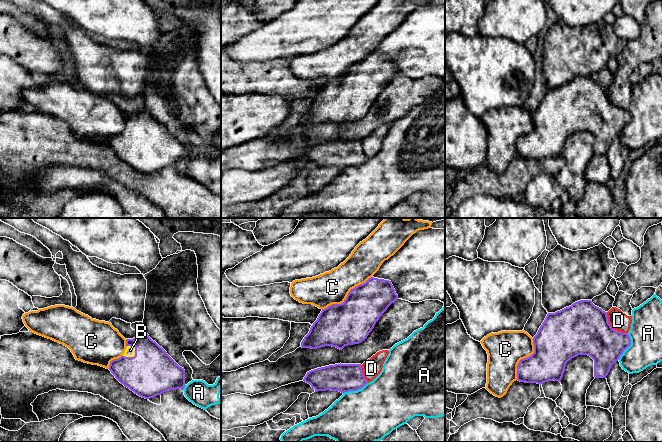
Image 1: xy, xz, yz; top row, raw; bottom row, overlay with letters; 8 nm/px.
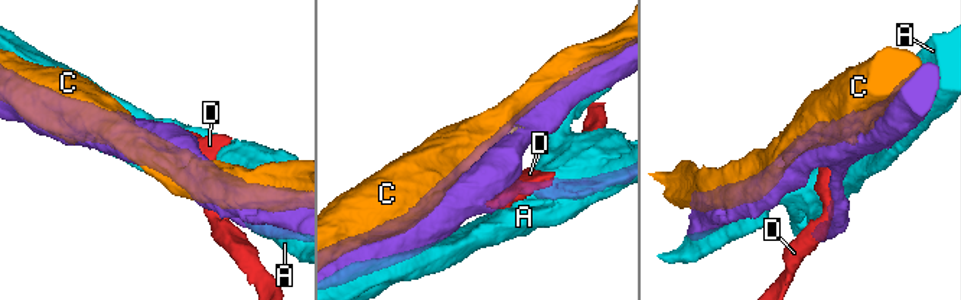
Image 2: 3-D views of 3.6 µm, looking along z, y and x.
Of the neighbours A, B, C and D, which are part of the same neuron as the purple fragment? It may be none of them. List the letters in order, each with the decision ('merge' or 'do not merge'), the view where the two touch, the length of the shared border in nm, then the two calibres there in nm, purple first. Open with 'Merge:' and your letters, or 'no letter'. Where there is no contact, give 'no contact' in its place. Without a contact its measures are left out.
Merge: B
A: do not merge; contact in yz; length 240 nm; calibres 300 and 260 nm
B: merge; contact in xy; length 130 nm; calibres 380 and 80 nm
C: do not merge; contact in xz; length 480 nm; calibres 340 and 260 nm
D: do not merge; contact in yz; length 240 nm; calibres 420 and 150 nm

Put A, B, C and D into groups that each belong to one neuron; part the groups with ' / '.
A / B / C / D

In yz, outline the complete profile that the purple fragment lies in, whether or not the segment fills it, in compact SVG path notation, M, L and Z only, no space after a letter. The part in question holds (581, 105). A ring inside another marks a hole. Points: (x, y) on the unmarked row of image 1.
M580 76L555 89L548 89L533 113L534 129L521 135L517 141L517 156L525 159L543 160L547 157L561 157L566 140L578 131L588 131L594 136L594 153L606 154L612 141L619 136L623 128L631 121L628 109L619 108L608 98L607 88L595 82L591 76Z

